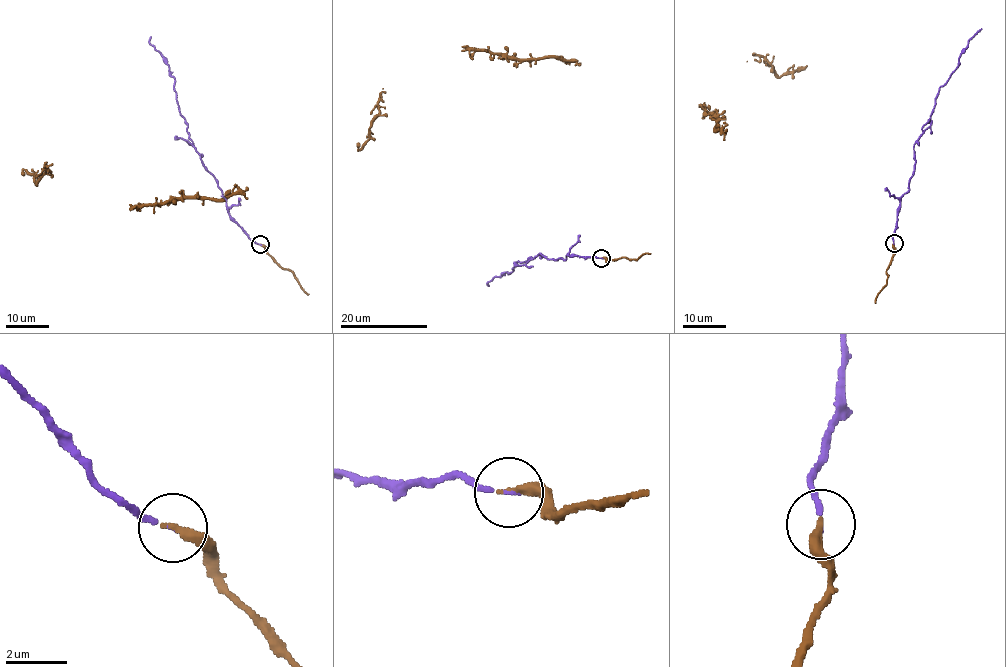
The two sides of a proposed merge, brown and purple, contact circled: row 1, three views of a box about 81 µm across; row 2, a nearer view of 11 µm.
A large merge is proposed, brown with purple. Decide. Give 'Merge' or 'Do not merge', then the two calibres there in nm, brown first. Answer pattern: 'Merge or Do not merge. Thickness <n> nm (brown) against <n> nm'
Merge. Thickness 280 nm (brown) against 130 nm

